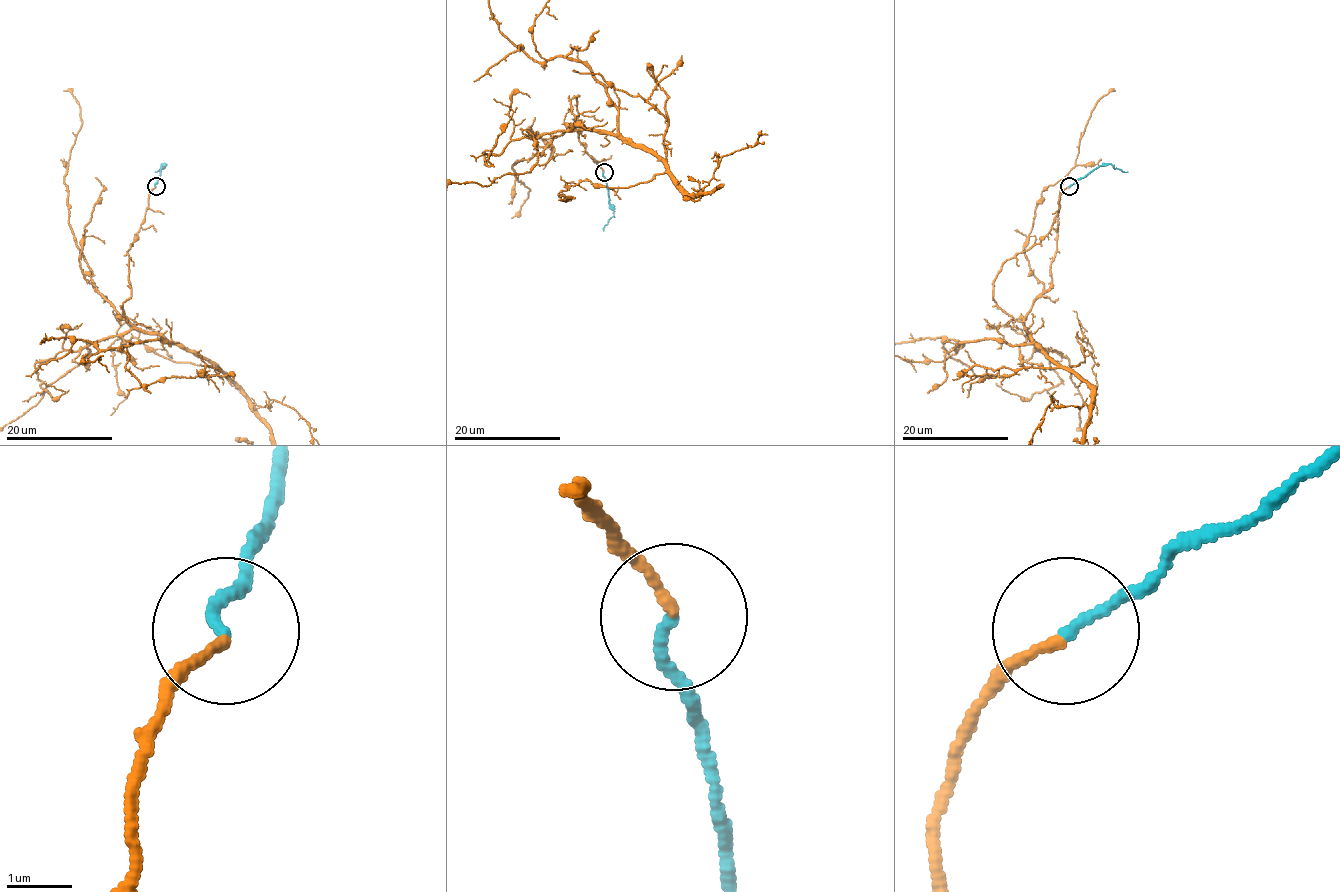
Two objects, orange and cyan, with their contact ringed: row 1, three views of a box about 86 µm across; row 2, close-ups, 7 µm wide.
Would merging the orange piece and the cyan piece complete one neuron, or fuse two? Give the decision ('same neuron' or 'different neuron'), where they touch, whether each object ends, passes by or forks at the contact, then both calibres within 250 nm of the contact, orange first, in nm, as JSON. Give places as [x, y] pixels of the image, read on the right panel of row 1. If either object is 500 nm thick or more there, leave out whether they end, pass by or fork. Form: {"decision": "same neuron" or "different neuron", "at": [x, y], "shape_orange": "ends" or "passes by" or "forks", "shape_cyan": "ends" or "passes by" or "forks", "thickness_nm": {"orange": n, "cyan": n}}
{"decision": "same neuron", "at": [1069, 186], "shape_orange": "ends", "shape_cyan": "ends", "thickness_nm": {"orange": 150, "cyan": 170}}

